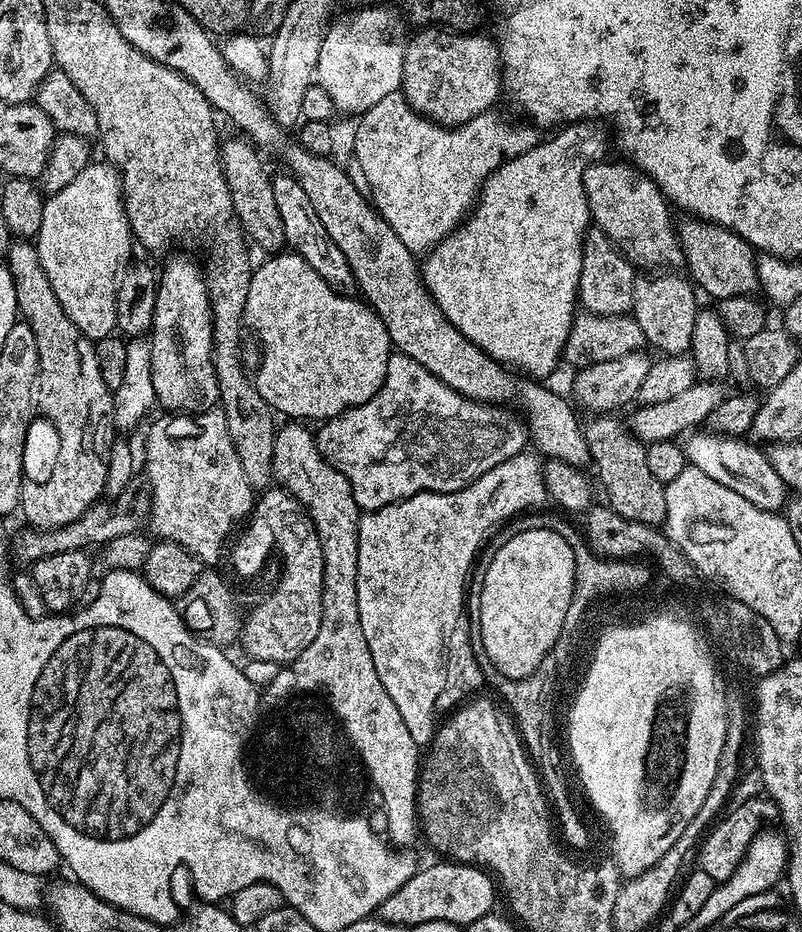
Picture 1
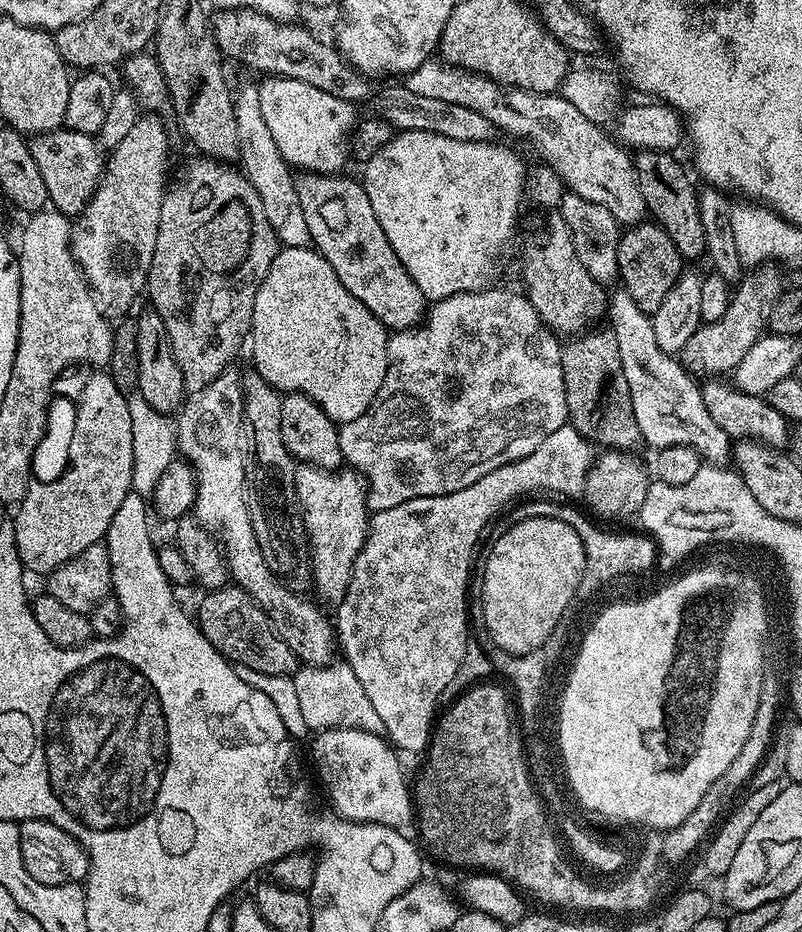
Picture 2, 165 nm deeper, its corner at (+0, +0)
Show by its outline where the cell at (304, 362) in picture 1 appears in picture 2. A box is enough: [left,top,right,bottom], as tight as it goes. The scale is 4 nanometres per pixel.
[250,246,389,426]

